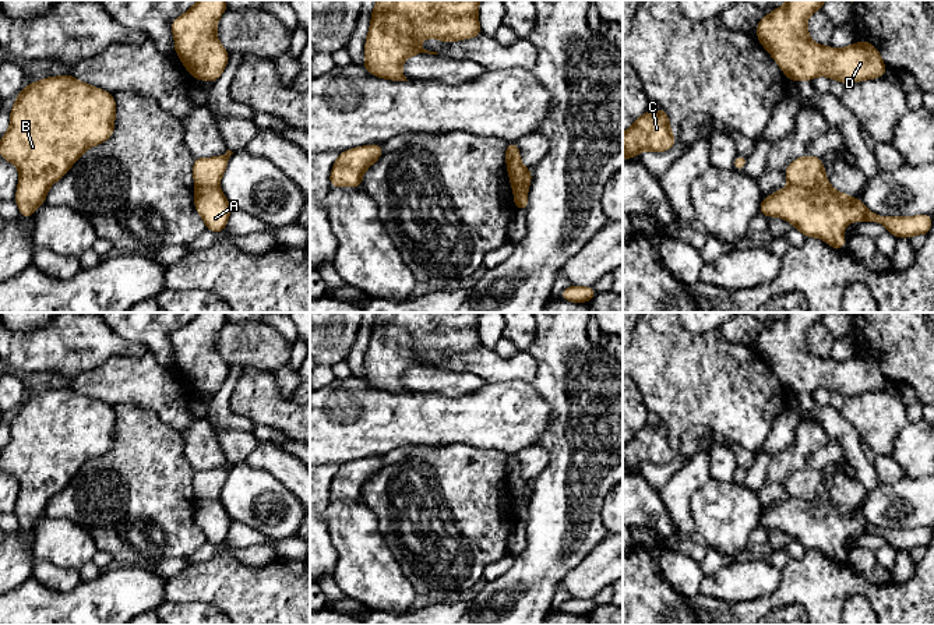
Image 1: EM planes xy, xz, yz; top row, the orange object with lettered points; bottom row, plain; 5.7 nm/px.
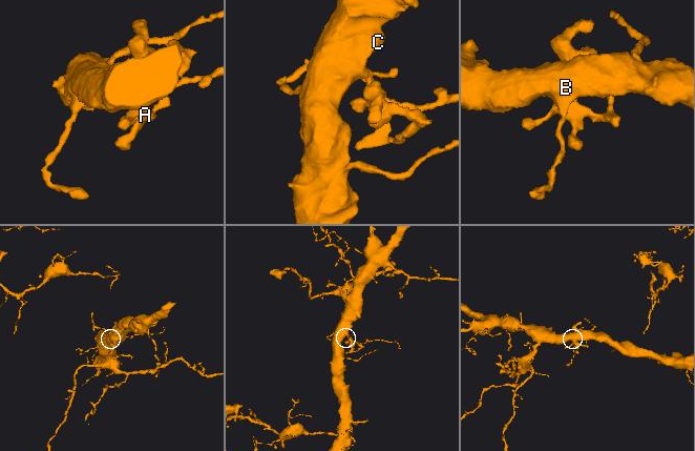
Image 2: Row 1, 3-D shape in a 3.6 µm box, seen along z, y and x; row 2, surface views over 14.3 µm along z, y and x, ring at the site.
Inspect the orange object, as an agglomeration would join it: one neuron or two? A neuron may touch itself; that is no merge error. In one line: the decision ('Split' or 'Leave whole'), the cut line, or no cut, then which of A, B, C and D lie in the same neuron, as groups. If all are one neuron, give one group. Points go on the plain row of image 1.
Split. Split along yz (825, 493), (814, 500), (789, 497). Groups: A D / B C

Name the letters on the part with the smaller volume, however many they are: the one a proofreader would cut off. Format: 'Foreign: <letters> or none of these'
Foreign: A, D

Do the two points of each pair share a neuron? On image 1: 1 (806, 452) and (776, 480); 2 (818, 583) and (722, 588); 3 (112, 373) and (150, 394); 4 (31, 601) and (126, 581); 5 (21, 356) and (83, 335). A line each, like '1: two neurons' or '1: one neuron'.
1: one neuron
2: two neurons
3: one neuron
4: one neuron
5: one neuron

